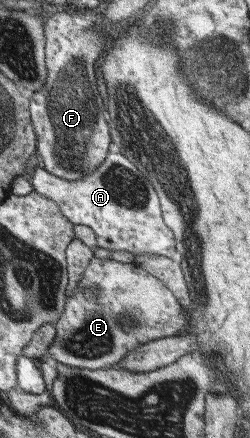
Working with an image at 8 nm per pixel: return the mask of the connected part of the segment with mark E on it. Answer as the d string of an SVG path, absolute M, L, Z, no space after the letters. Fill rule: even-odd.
M91 257L83 269L71 296L65 295L65 307L59 321L55 321L55 337L47 347L45 359L51 363L70 365L73 368L107 369L122 362L127 351L155 338L172 337L177 330L143 330L143 328L177 328L185 326L185 314L179 308L178 298L158 279L133 263ZM122 320L129 320L123 325Z

